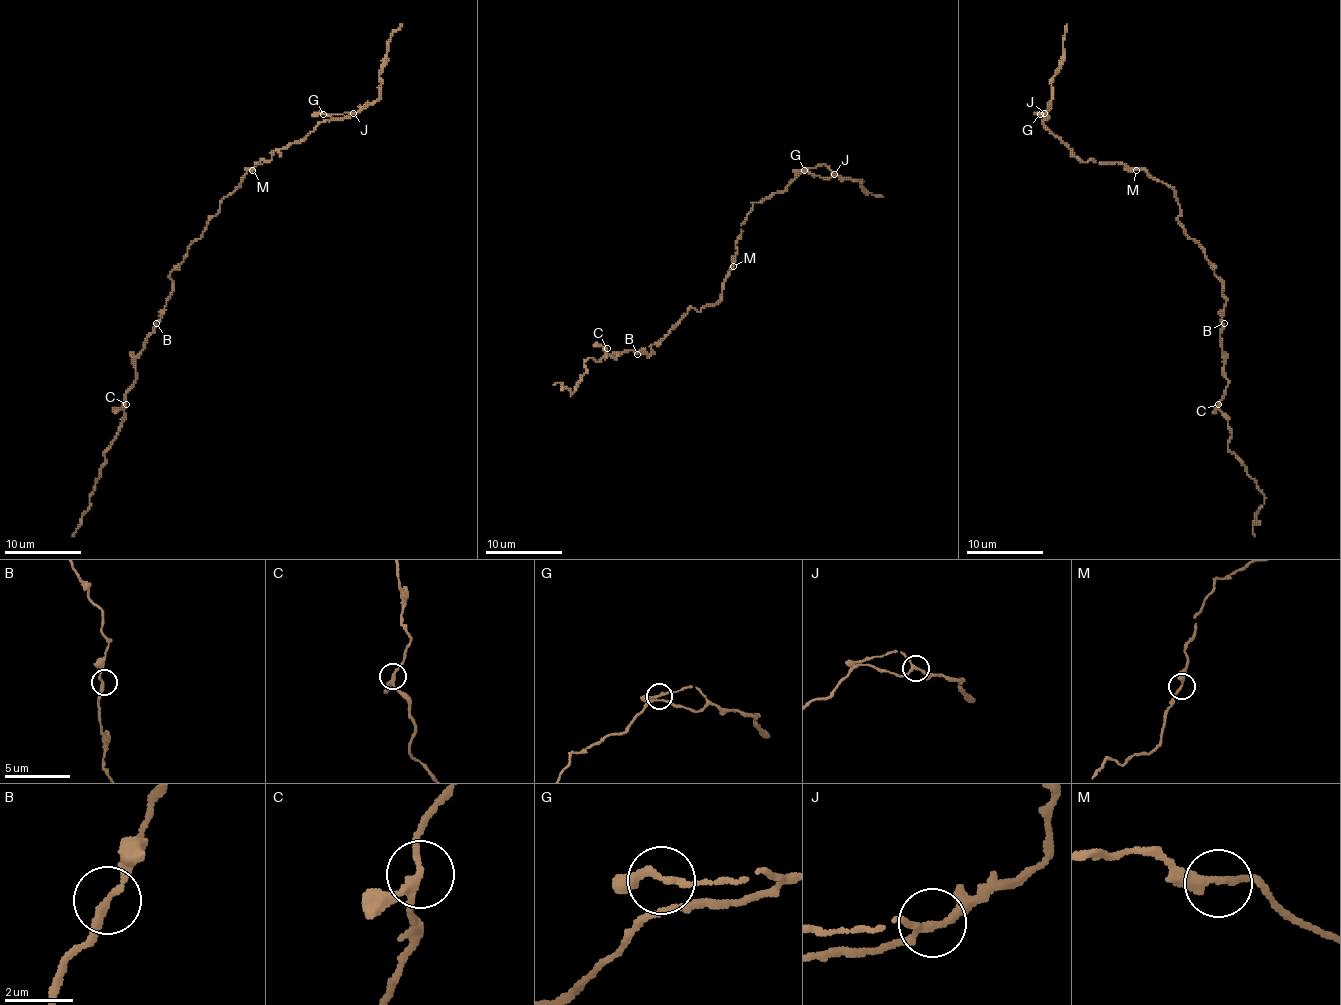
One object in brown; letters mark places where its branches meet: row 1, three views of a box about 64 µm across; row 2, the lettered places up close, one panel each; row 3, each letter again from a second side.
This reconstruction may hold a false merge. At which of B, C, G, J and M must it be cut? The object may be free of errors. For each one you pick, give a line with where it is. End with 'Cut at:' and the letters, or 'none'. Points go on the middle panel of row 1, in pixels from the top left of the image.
Cut at: none

